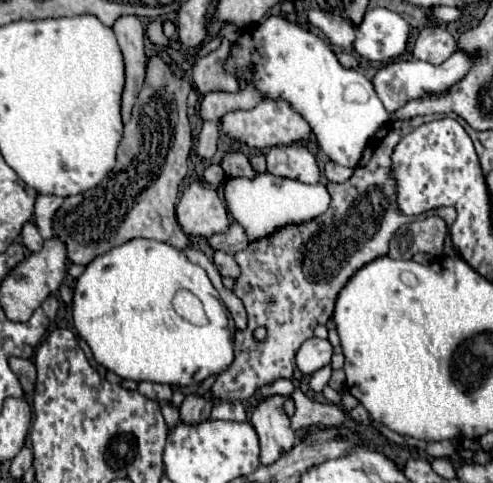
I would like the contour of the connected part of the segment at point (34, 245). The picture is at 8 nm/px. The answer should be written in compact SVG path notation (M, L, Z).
M27 222L21 230L21 238L23 238L23 244L31 250L31 252L39 252L43 248L43 238L37 230L37 226L33 222Z

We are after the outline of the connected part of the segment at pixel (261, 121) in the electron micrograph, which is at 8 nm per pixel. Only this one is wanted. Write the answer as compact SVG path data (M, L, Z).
M267 98L261 104L257 104L251 110L233 110L227 112L221 118L221 128L223 132L235 140L245 144L247 148L255 148L255 150L267 150L273 146L281 146L281 144L291 144L291 142L299 142L299 140L307 140L311 128L307 124L307 120L283 98Z

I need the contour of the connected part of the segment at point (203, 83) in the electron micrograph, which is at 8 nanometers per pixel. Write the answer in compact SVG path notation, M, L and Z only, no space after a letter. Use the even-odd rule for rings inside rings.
M223 38L217 50L209 52L203 58L197 58L197 62L193 64L193 84L201 96L213 90L223 90L223 92L239 90L235 76L223 68L225 60L229 58L229 52L231 52L229 40Z

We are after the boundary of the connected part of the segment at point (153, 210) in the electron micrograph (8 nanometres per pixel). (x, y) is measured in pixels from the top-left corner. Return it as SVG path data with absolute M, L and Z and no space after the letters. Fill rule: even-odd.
M159 54L147 60L145 86L133 106L131 120L125 124L117 164L103 182L83 194L71 196L57 210L53 232L67 244L69 260L87 266L93 258L121 246L133 238L151 238L171 244L177 250L191 246L189 236L175 222L175 200L179 182L187 174L191 152L191 128L187 118L187 94L191 82L175 74Z

